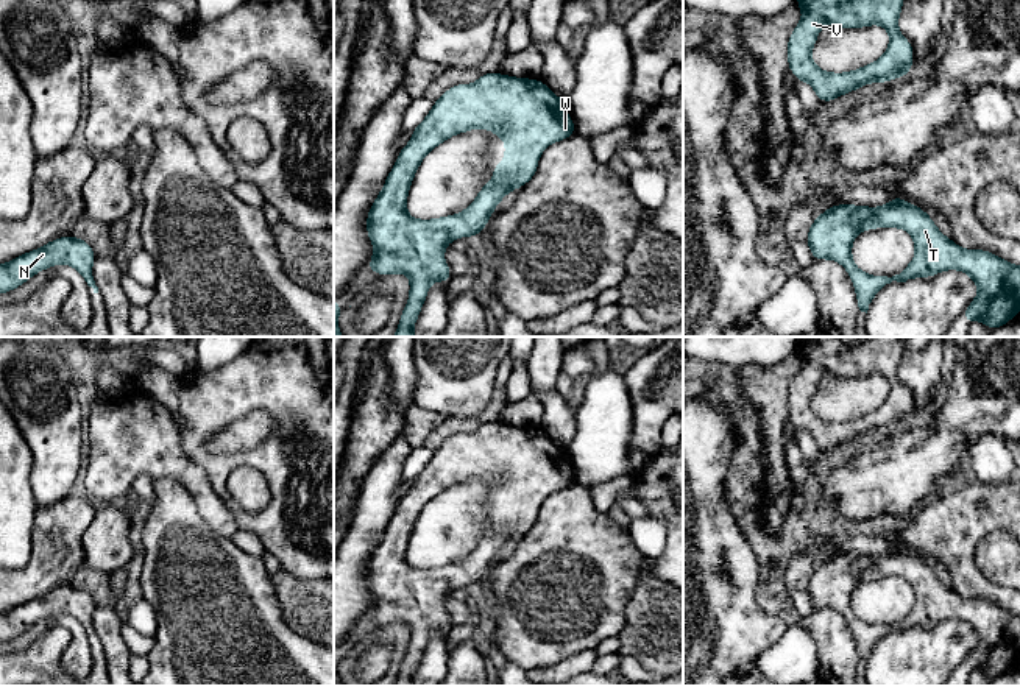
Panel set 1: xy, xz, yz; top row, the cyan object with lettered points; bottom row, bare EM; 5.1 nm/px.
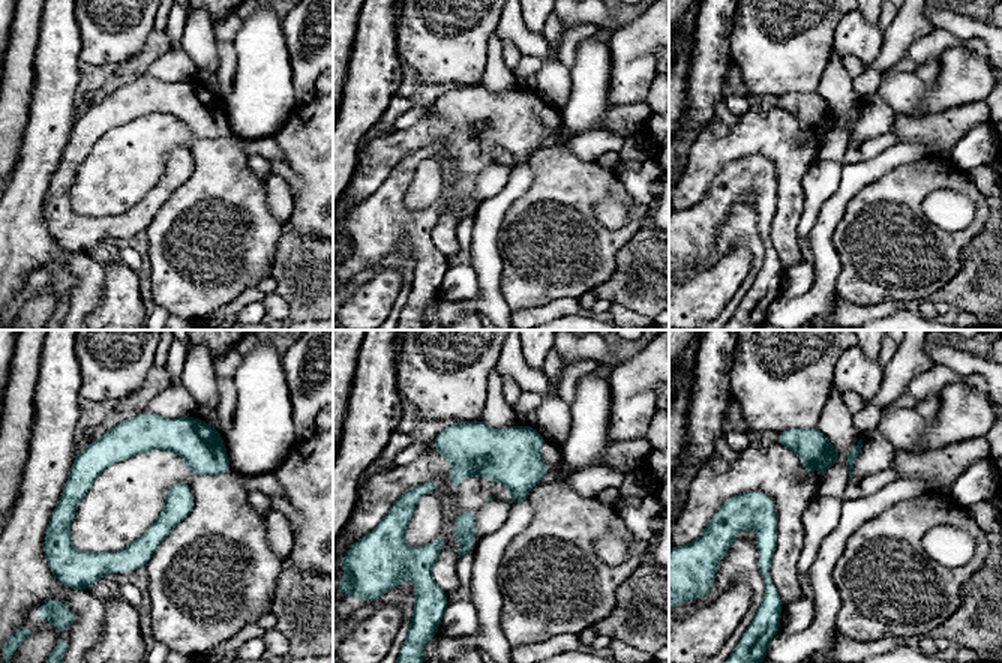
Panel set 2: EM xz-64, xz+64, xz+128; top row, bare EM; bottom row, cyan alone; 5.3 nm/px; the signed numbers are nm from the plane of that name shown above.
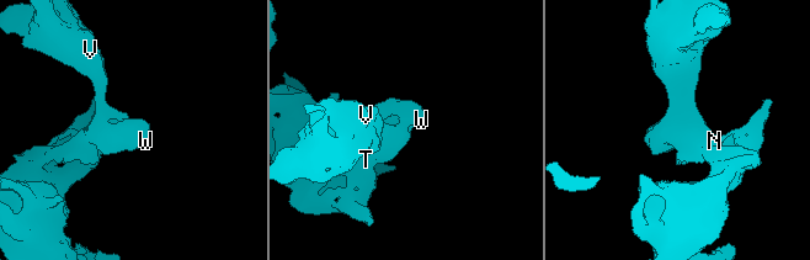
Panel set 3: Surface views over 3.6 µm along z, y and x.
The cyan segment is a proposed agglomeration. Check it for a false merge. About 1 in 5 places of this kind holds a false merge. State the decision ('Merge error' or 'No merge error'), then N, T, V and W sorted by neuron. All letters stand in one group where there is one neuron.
No merge error. Groups: N T V W

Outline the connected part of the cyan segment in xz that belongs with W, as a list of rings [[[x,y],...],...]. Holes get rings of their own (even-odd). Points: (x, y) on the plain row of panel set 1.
[[[482,423],[473,433],[449,437],[398,502],[382,539],[367,566],[374,603],[367,617],[379,625],[404,622],[410,628],[409,650],[393,686],[415,686],[413,675],[434,630],[449,631],[443,608],[448,592],[479,585],[493,560],[512,539],[537,522],[547,494],[576,483],[569,455],[541,429]],[[485,477],[505,491],[504,511],[494,513],[493,530],[460,563],[418,569],[407,563],[413,525],[430,499],[449,486]]]

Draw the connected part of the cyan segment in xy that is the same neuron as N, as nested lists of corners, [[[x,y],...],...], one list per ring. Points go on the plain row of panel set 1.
[[[66,585],[58,589],[50,589],[47,594],[25,602],[3,614],[0,614],[0,642],[11,641],[41,619],[67,613],[78,619],[94,642],[98,642],[92,625],[92,613],[97,608],[92,596],[75,586]]]

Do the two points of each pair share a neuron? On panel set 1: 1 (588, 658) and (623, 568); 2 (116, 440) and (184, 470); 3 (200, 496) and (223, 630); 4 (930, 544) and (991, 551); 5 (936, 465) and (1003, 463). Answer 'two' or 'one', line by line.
1: two
2: one
3: two
4: two
5: two

